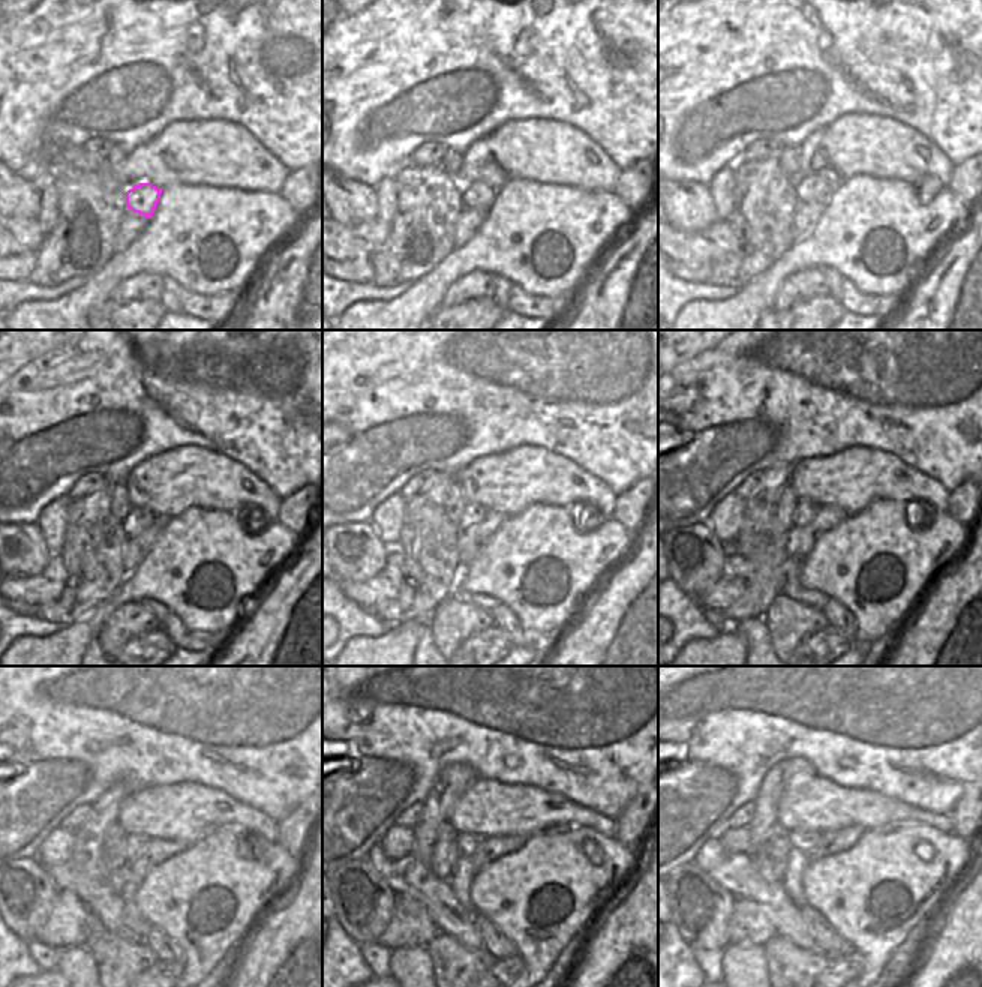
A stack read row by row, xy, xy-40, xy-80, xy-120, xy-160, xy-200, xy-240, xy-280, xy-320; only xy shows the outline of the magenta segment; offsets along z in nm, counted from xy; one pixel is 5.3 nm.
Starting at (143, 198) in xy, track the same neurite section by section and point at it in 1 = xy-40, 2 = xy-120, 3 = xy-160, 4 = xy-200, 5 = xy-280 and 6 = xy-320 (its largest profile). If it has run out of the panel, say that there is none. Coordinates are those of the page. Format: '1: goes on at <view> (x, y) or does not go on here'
1: goes on at xy-40 (477, 195)
2: goes on at xy-120 (138, 519)
3: goes on at xy-160 (473, 513)
4: goes on at xy-200 (807, 510)
5: goes on at xy-280 (468, 843)
6: goes on at xy-320 (804, 840)

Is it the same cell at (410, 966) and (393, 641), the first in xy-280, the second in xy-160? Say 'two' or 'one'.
two

